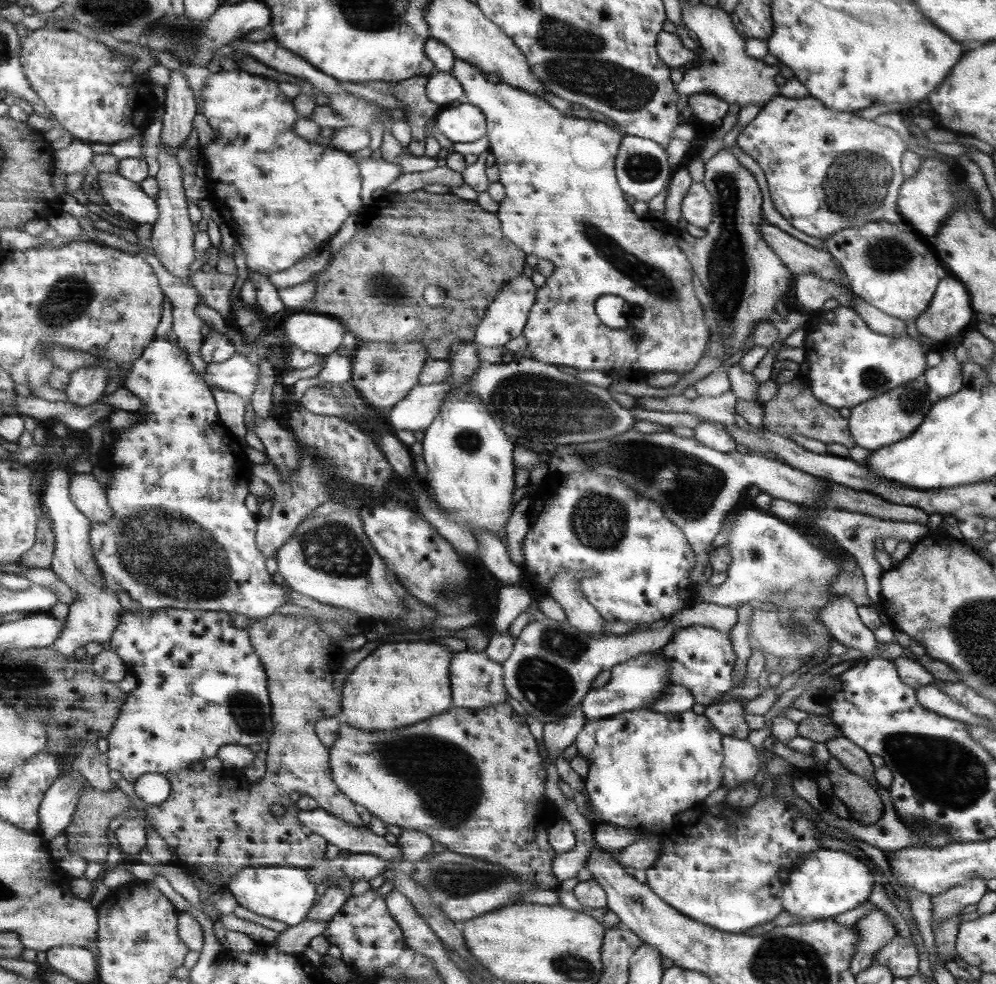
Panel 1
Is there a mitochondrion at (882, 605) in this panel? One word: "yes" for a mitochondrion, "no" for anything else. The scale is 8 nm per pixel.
no

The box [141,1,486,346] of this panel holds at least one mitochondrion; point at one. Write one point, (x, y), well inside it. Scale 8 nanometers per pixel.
(190, 40)

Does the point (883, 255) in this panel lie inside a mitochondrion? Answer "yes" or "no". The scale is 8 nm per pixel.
yes

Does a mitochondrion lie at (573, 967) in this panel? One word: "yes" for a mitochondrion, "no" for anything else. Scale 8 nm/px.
yes

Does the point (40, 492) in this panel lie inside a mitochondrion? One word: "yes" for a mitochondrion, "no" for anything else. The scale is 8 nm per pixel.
no

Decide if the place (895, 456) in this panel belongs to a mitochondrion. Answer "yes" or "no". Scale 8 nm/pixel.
no

